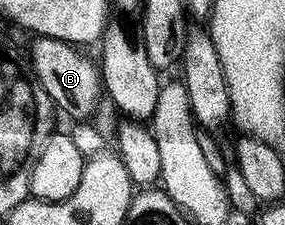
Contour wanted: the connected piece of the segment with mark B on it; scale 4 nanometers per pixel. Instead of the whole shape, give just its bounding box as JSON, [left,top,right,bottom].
[28,35,102,120]

